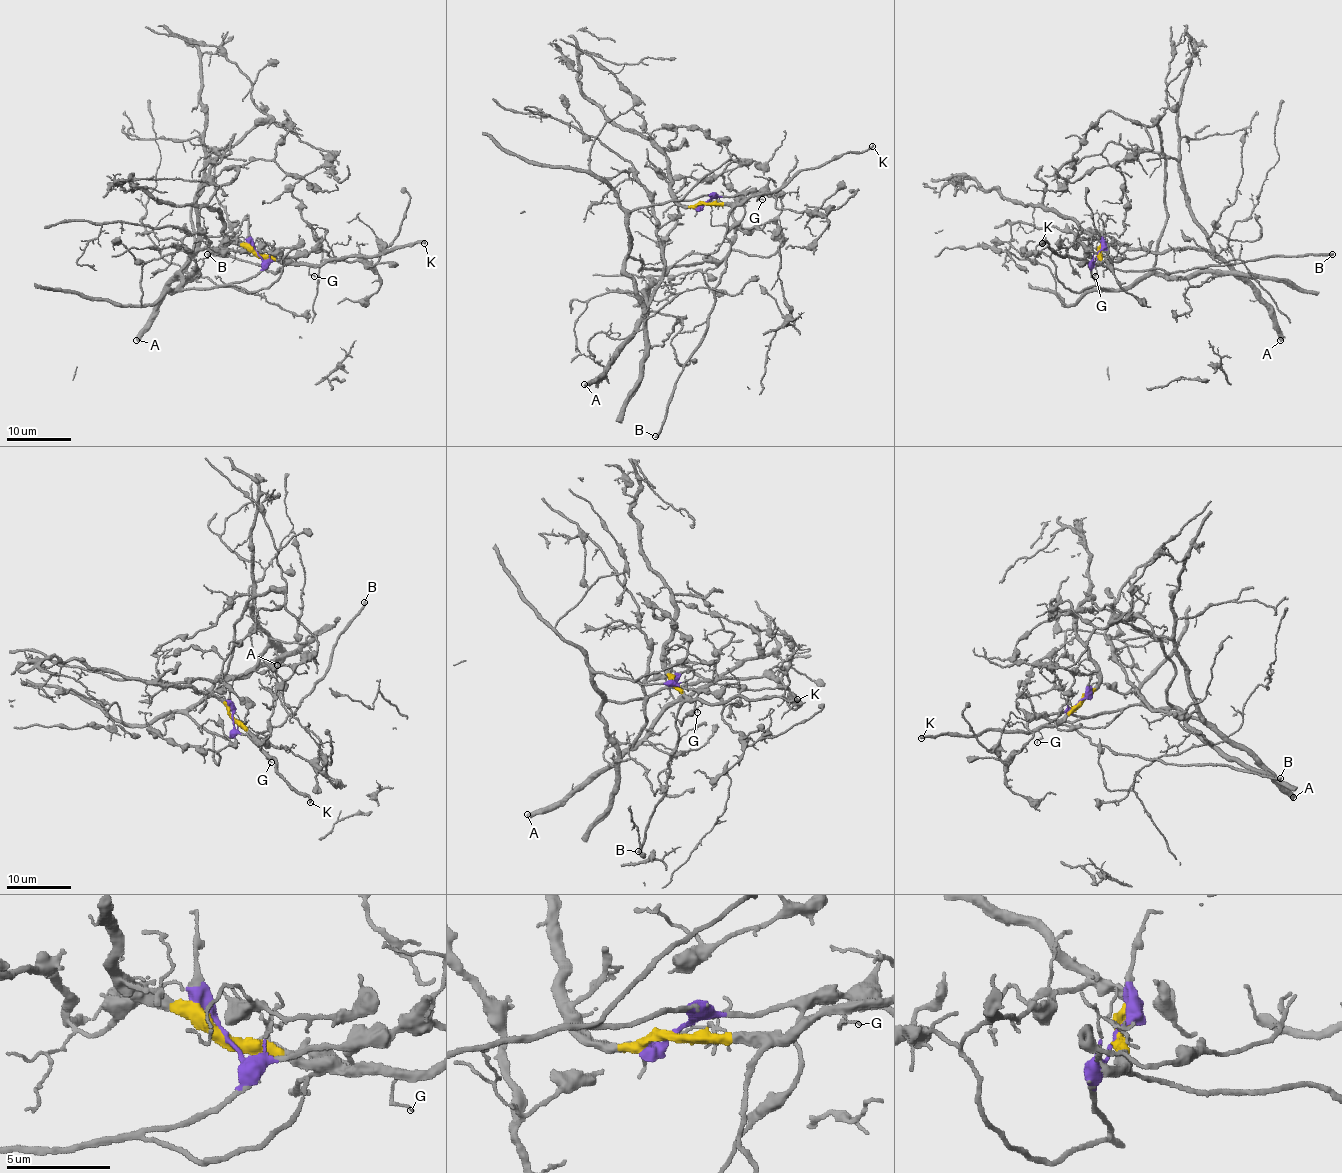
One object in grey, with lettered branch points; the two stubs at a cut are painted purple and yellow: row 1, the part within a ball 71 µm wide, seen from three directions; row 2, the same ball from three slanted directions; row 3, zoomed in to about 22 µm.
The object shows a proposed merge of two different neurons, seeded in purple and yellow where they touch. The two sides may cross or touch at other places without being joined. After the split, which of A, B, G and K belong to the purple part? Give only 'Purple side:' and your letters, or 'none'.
Purple side: A

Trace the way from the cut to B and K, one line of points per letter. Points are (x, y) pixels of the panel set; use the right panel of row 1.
B: (1099, 253), (1104, 265), (1126, 269), (1178, 271), (1278, 257), (1333, 253)
K: (1099, 253), (1099, 261), (1091, 265), (1086, 260), (1060, 257), (1046, 242), (1041, 244)

